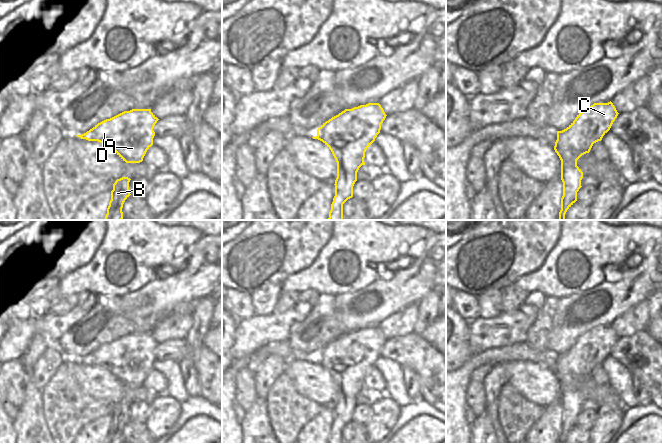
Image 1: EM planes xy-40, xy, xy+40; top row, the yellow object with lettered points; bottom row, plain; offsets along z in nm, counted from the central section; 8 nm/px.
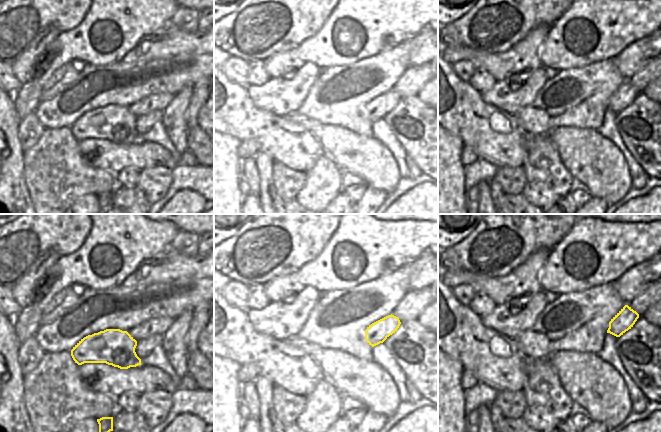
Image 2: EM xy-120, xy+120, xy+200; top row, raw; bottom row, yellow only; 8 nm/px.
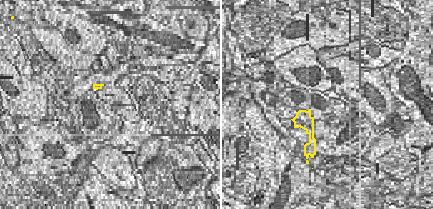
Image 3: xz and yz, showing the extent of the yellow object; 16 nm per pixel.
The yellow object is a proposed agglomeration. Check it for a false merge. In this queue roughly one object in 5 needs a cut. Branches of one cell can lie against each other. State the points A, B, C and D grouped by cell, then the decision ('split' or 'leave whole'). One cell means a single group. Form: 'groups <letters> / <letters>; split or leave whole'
groups A B C D; leave whole

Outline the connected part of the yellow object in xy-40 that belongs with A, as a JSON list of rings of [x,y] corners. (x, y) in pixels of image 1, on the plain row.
[[[132,333],[106,343],[82,359],[76,359],[88,365],[98,365],[110,371],[126,387],[140,387],[147,374],[153,369],[153,354],[159,343],[151,333]]]

